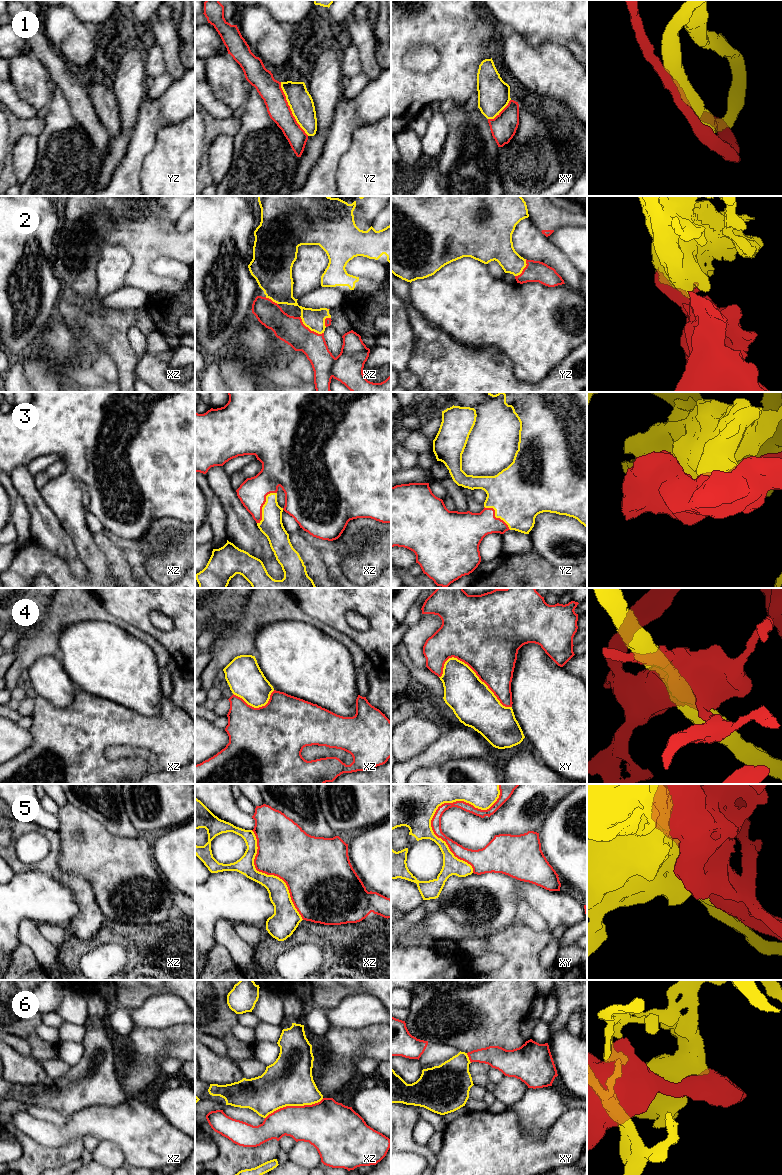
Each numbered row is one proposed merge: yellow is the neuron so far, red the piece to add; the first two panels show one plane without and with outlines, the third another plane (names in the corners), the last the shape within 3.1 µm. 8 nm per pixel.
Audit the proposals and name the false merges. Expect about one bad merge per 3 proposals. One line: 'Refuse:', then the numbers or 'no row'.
Refuse: 4, 6

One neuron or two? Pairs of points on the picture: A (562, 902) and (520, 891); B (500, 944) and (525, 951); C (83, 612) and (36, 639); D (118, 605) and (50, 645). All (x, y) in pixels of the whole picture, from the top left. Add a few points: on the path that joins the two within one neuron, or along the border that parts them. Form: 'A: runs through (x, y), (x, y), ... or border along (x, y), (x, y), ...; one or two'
A: runs through (552, 902), (543, 902), (530, 893); one
B: runs through (506, 944), (519, 945); one
C: runs through (71, 612), (65, 612), (48, 629); one
D: border along (94, 598), (112, 615), (128, 623); two

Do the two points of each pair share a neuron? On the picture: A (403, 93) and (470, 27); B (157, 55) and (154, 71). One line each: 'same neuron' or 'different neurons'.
A: same neuron
B: same neuron

